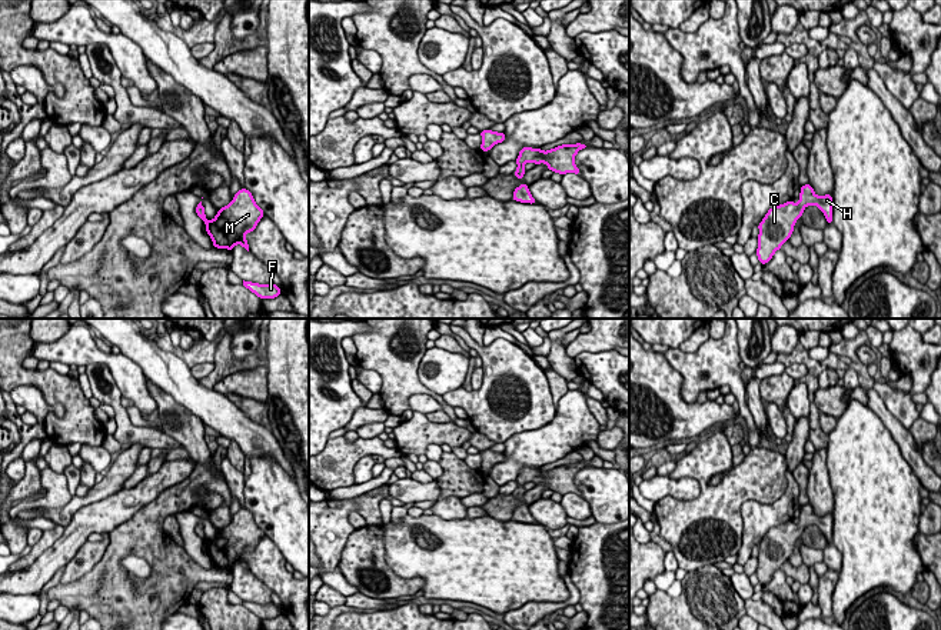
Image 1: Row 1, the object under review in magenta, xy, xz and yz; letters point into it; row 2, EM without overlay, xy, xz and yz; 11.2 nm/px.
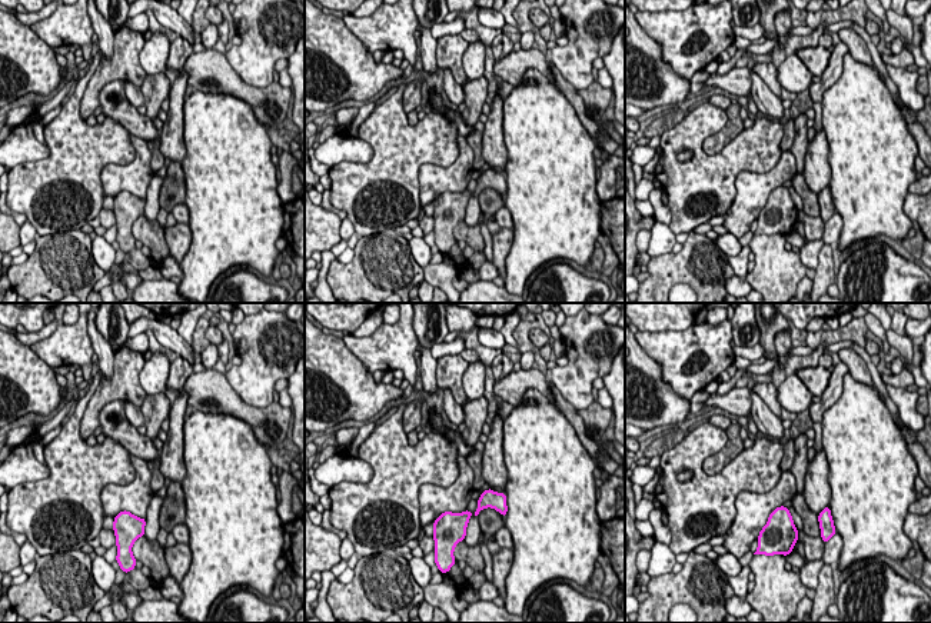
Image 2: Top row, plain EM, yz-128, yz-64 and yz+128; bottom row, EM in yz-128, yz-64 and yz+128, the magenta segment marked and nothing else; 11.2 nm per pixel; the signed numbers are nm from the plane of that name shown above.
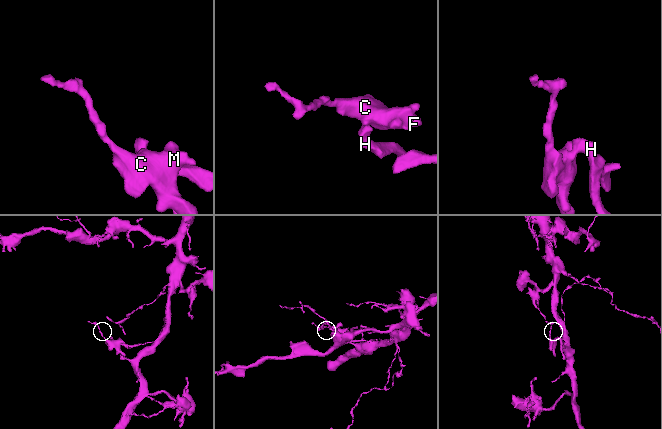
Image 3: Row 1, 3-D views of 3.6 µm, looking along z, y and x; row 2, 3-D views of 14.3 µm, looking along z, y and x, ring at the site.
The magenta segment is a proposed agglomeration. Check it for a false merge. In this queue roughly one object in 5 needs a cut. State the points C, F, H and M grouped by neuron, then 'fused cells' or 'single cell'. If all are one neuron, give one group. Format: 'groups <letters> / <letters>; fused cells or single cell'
groups C F H M; single cell

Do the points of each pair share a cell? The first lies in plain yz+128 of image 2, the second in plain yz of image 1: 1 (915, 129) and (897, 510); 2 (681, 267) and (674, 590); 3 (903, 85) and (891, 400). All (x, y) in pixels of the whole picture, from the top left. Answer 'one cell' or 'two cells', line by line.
1: two cells
2: two cells
3: one cell

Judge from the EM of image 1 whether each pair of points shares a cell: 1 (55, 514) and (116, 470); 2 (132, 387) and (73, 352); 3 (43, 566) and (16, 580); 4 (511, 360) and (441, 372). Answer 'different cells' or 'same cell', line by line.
1: same cell
2: same cell
3: same cell
4: different cells

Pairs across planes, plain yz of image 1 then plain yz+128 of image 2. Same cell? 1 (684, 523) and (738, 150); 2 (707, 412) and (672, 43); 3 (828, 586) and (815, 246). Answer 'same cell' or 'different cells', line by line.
1: same cell
2: different cells
3: different cells

